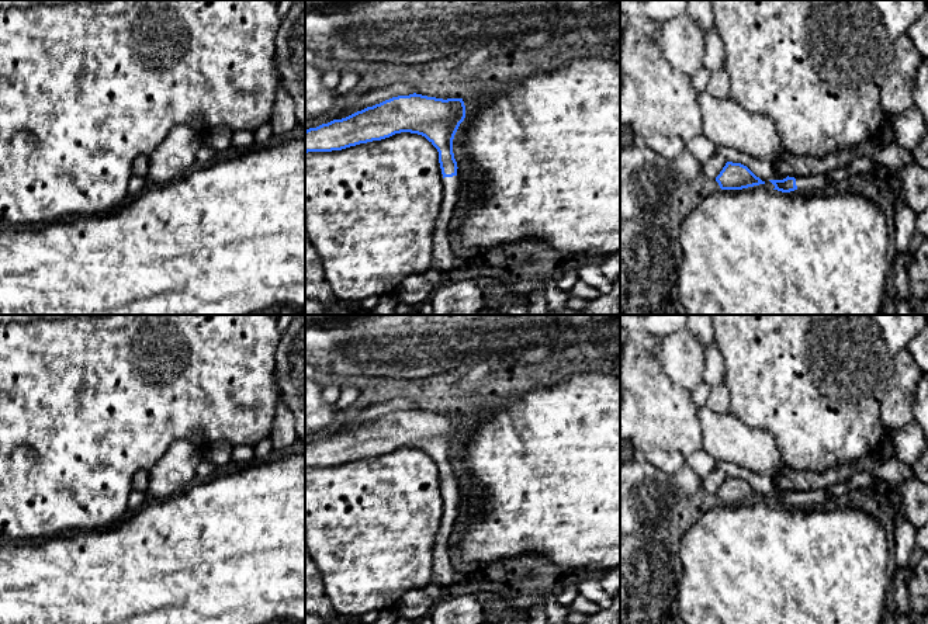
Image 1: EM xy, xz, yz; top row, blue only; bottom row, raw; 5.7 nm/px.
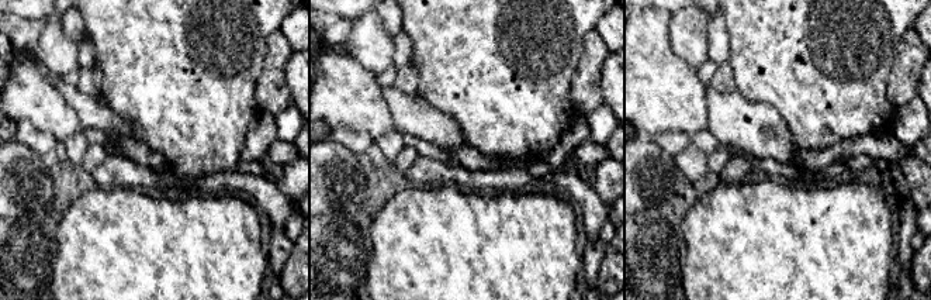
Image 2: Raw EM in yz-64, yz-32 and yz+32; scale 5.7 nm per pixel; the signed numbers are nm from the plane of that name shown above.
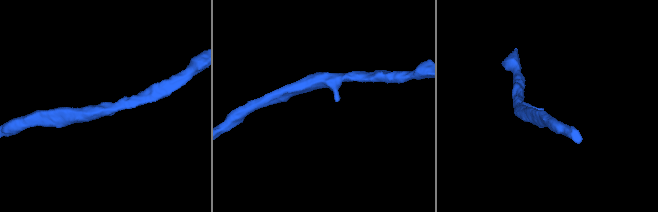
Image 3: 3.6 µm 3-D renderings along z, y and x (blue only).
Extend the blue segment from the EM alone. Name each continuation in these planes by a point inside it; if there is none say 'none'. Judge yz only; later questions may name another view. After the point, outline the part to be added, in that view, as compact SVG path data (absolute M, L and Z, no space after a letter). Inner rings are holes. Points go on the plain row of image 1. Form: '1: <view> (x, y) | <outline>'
1: yz (814, 498) | M824 490L797 492L796 500L800 507L827 507L832 498Z

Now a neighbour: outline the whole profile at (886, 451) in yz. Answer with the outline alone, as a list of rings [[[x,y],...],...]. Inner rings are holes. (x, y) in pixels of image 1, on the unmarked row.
[[[890,434],[884,438],[882,446],[876,451],[876,455],[882,460],[896,458],[894,444]]]

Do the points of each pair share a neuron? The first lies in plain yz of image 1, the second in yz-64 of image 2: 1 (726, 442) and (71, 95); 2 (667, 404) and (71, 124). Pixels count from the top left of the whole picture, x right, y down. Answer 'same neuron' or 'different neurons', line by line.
1: same neuron
2: same neuron

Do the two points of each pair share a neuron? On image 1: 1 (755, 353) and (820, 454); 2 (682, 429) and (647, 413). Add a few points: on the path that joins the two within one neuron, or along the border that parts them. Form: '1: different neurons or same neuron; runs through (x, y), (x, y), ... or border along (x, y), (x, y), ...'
1: same neuron; runs through (781, 378), (819, 416), (819, 429)
2: same neuron; runs through (674, 425), (655, 413)

